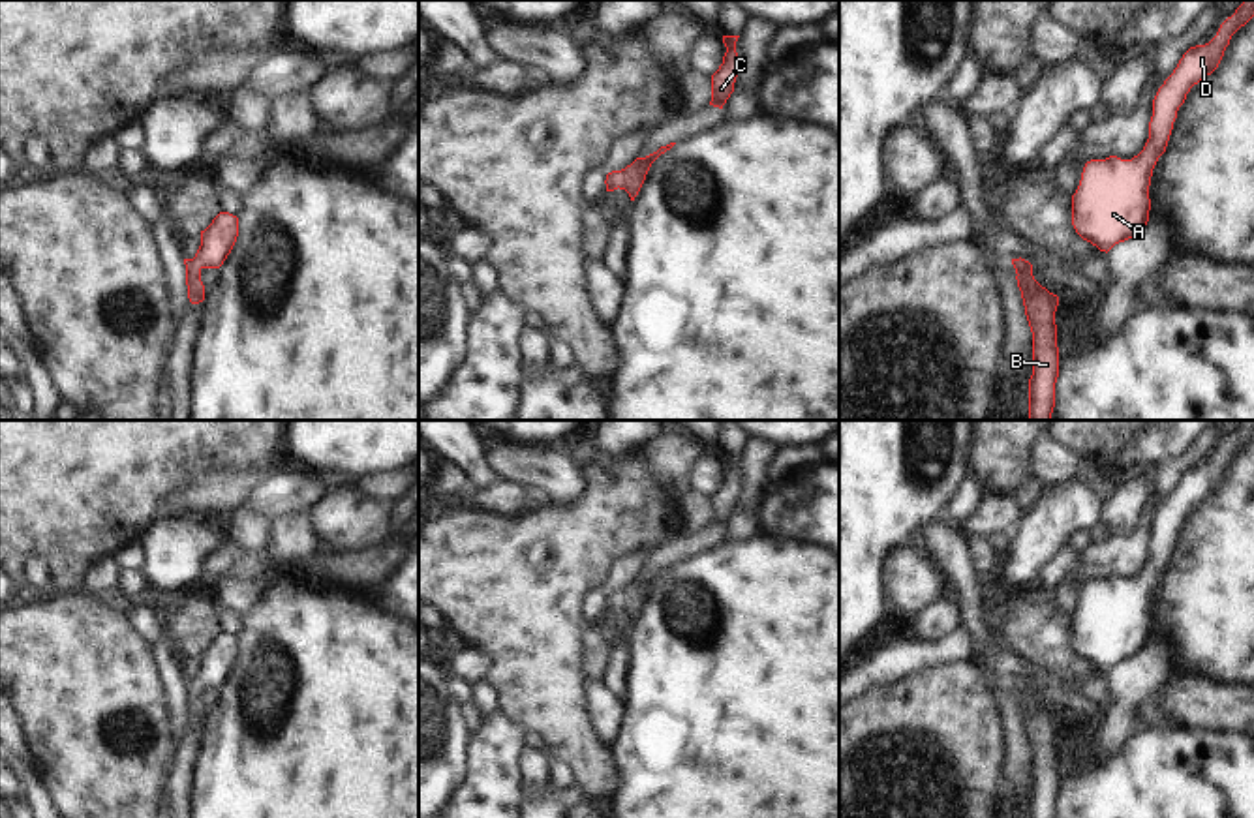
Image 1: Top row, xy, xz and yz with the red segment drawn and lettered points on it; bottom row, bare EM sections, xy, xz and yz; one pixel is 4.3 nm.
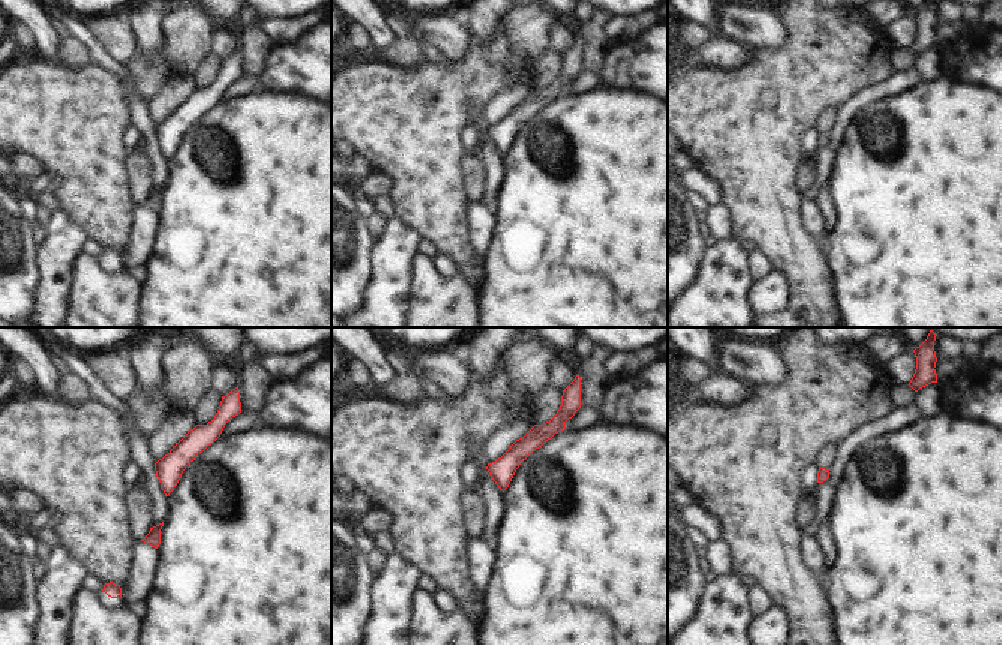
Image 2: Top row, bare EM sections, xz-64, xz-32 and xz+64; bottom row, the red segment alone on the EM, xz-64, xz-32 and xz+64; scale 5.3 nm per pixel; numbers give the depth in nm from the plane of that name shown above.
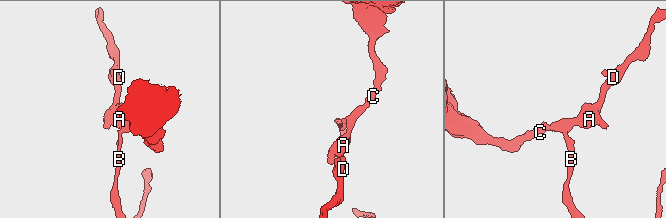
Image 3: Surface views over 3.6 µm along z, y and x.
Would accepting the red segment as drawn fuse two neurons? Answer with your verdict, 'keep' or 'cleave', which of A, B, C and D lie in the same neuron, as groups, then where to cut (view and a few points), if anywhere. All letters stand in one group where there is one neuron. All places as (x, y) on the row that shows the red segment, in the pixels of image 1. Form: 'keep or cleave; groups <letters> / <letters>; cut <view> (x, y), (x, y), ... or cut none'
keep; groups A B C D; cut none

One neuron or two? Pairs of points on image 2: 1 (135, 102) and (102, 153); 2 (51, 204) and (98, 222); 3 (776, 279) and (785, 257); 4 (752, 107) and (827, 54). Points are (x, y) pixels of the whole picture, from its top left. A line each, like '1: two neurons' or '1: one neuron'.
1: two neurons
2: two neurons
3: two neurons
4: one neuron

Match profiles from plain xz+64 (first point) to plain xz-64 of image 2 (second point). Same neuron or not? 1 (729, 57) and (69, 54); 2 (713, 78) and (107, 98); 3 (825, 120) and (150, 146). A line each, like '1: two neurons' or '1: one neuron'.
1: one neuron
2: one neuron
3: two neurons

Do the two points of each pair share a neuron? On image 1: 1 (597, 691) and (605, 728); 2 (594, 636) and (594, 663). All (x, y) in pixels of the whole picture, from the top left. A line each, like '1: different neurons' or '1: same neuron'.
1: same neuron
2: same neuron

